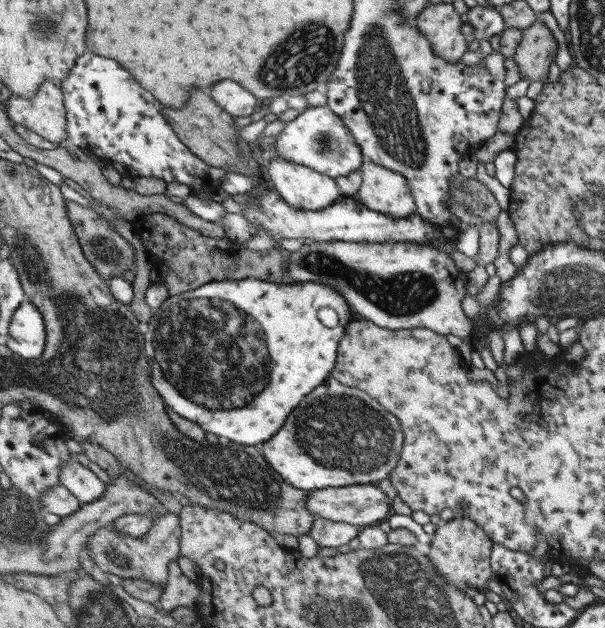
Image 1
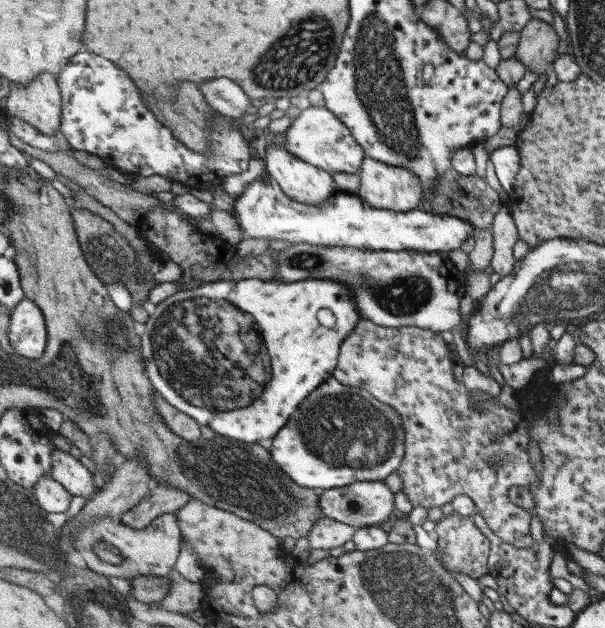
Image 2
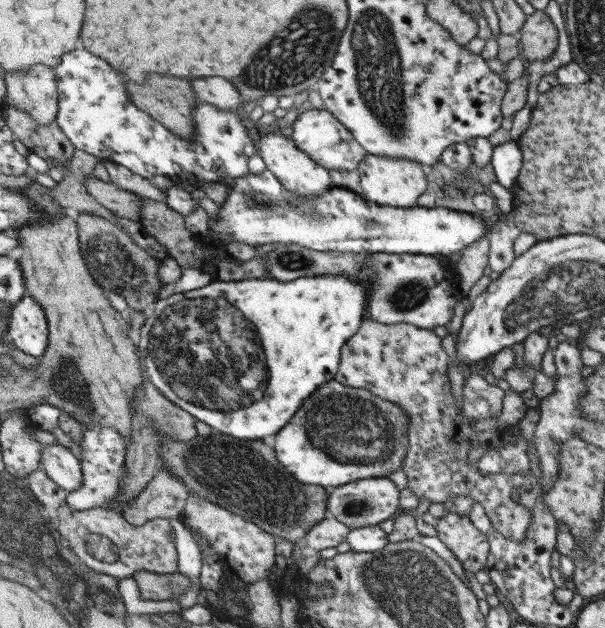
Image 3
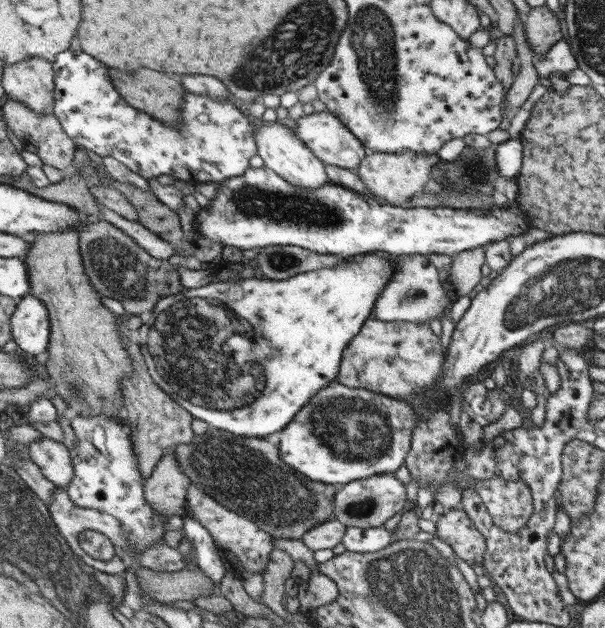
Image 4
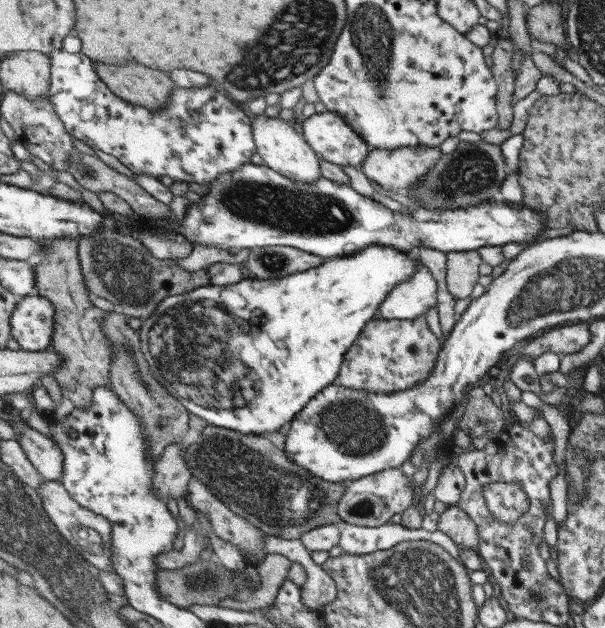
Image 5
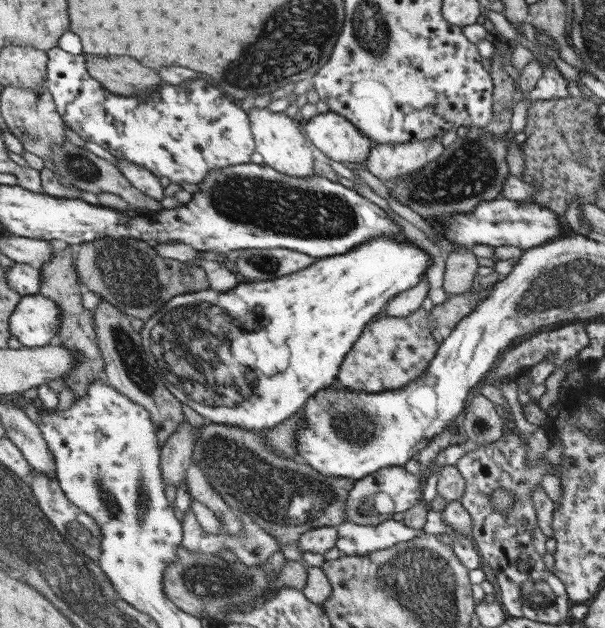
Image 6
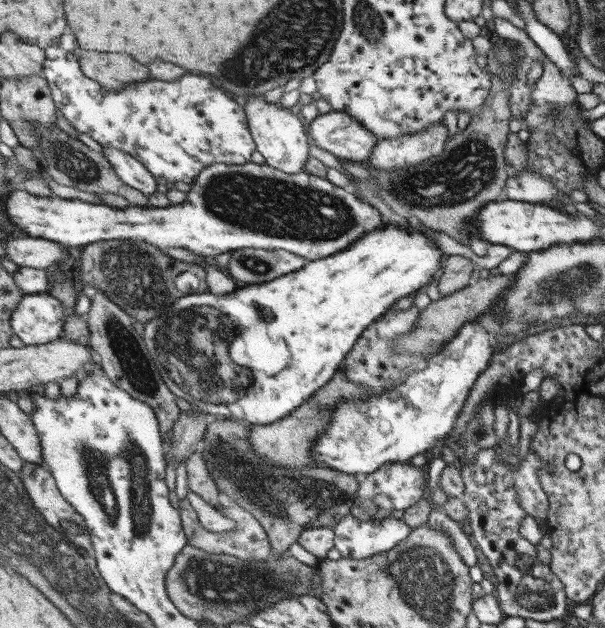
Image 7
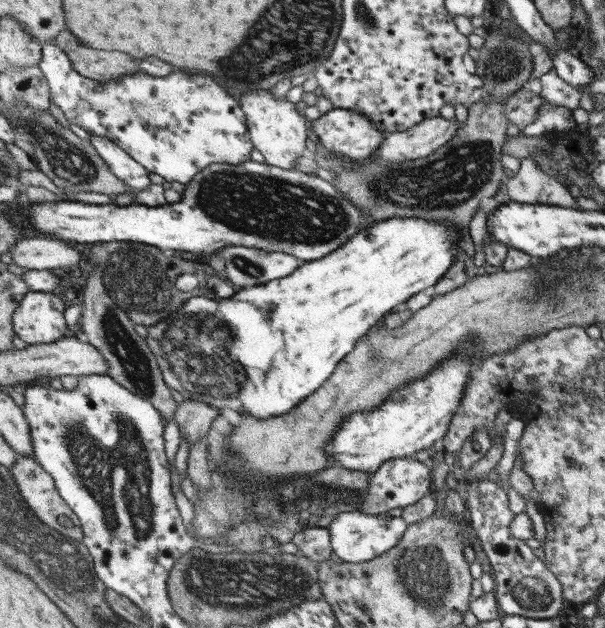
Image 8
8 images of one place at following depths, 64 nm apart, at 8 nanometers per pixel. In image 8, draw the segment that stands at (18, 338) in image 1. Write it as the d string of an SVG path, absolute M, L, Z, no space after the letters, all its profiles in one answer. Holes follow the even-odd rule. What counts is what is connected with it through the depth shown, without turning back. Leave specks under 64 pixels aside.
M31 292L15 312L15 332L27 346L55 344L69 334L65 310L59 296Z

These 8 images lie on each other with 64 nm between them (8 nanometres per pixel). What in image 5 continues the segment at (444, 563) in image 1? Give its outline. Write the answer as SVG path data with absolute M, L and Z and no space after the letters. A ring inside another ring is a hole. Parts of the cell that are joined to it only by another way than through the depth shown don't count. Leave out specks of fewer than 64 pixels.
M457 506L447 508L441 516L437 516L437 532L441 532L445 538L455 542L457 552L475 552L477 556L481 554L481 542L483 538L479 536L479 530L471 522L471 516L467 512L461 512Z

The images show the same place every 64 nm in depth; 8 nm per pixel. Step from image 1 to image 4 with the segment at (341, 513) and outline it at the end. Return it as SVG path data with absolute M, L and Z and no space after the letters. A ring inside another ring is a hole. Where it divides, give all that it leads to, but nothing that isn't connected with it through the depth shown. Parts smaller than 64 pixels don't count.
M393 474L349 482L347 486L339 486L335 496L335 520L345 524L347 528L381 528L389 518L403 514L407 510L407 490L401 484L401 480L397 480Z

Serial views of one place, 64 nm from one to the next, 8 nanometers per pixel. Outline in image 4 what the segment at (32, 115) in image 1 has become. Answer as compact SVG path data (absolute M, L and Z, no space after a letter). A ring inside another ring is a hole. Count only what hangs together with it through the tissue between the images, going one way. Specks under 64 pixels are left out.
M31 58L31 62L21 62L17 66L7 66L3 84L7 86L7 94L11 100L27 104L31 110L35 110L39 116L51 116L55 114L55 66L49 60L43 58Z

